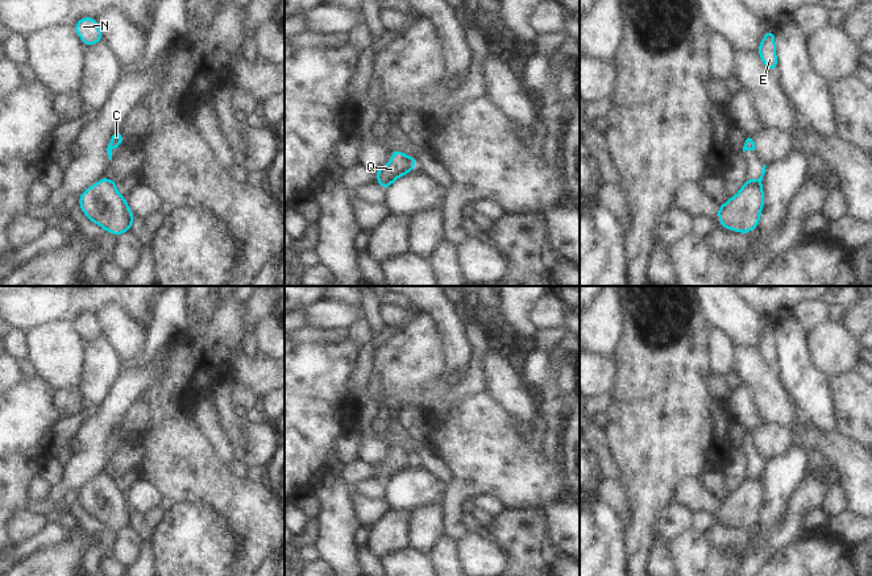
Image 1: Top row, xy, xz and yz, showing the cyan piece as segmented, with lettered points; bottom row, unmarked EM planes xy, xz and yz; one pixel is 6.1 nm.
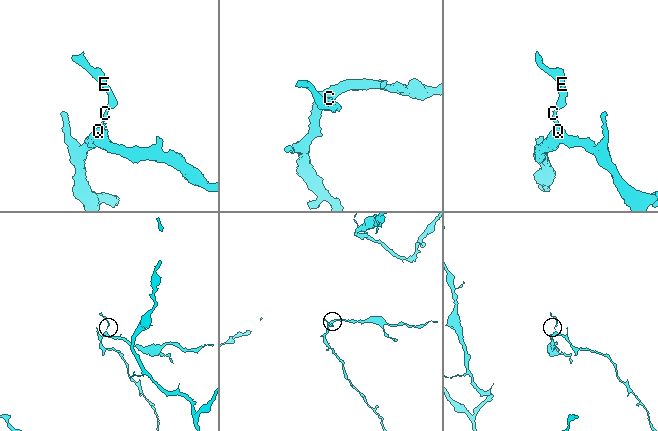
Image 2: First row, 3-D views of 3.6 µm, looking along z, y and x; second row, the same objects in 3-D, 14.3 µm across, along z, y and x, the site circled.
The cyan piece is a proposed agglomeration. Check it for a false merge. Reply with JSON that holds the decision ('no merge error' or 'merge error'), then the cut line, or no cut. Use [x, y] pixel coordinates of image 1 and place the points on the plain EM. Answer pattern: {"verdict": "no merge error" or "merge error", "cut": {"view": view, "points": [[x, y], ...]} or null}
{"verdict": "merge error", "cut": {"view": "xz", "points": [[407, 452], [408, 467]]}}

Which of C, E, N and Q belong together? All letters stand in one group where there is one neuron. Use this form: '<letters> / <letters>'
C E N / Q

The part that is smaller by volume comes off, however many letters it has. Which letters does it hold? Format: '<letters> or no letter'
C, E, N

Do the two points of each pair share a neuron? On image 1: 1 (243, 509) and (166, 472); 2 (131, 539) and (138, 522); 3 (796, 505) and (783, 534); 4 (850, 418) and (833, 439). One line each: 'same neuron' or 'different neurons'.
1: same neuron
2: different neurons
3: same neuron
4: different neurons

